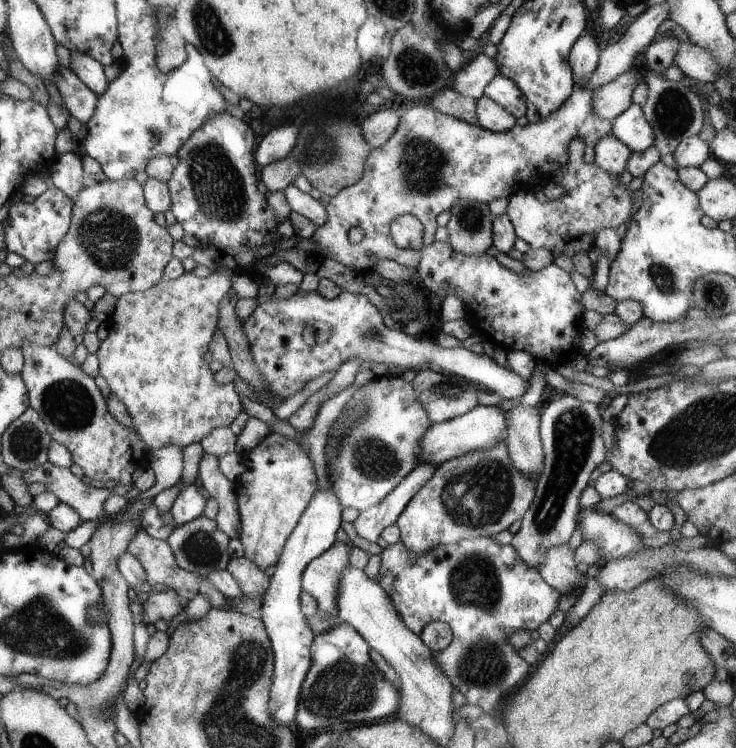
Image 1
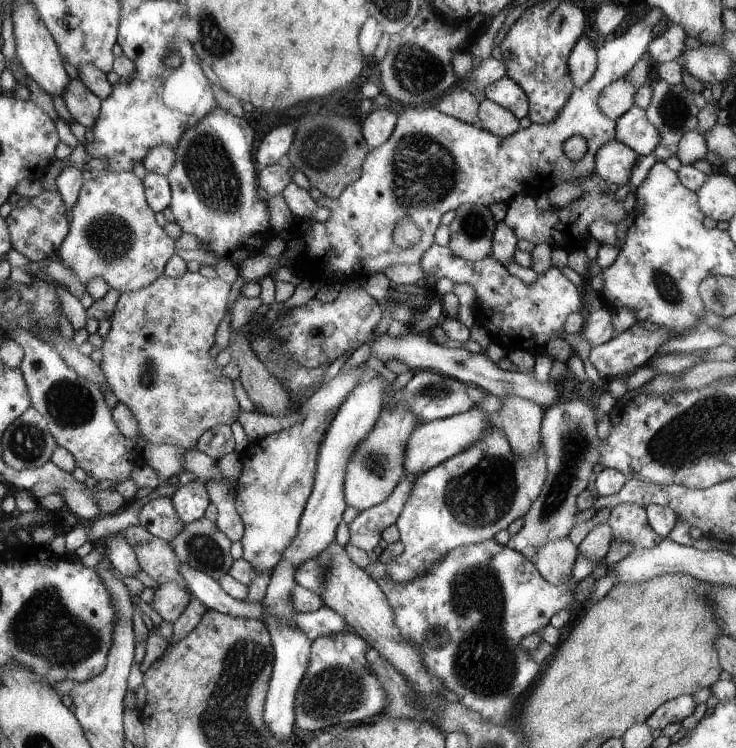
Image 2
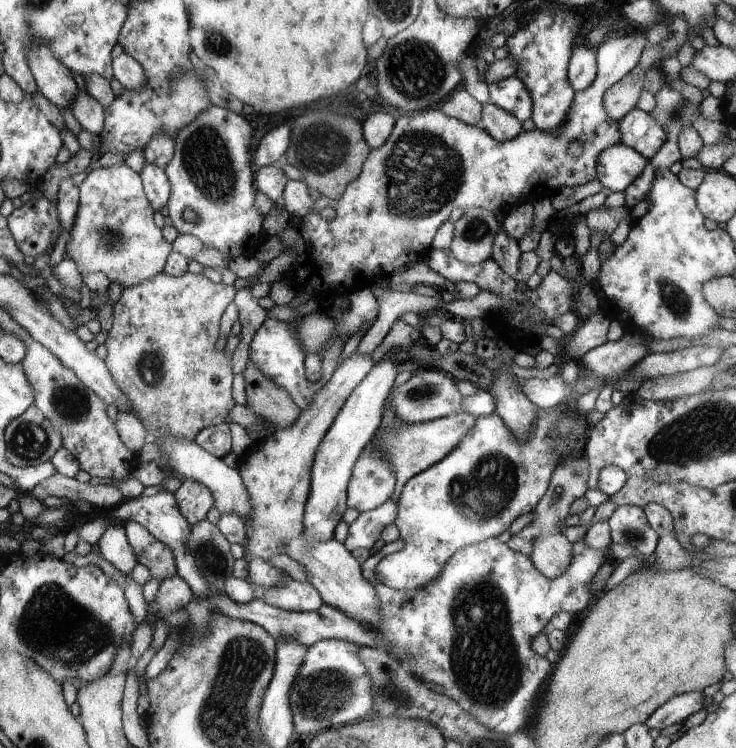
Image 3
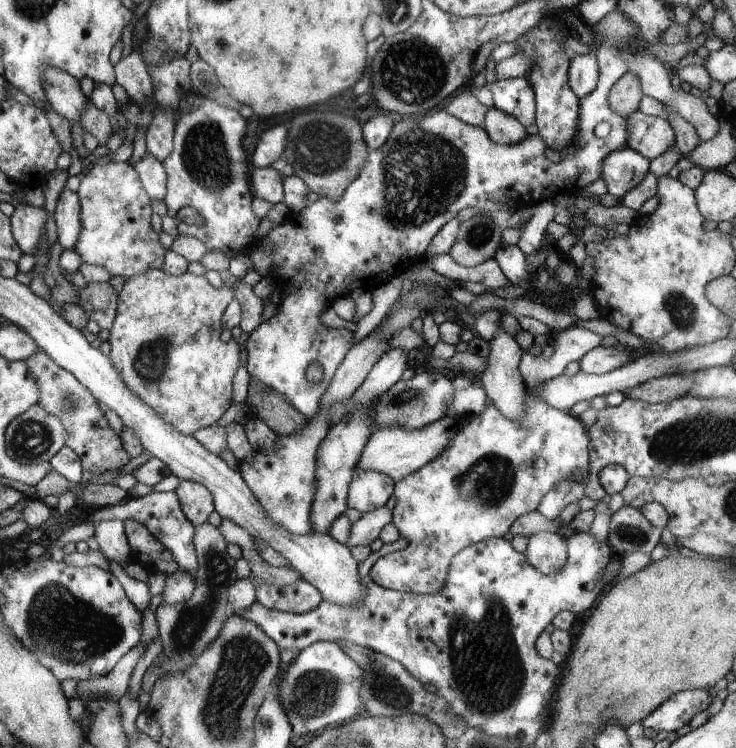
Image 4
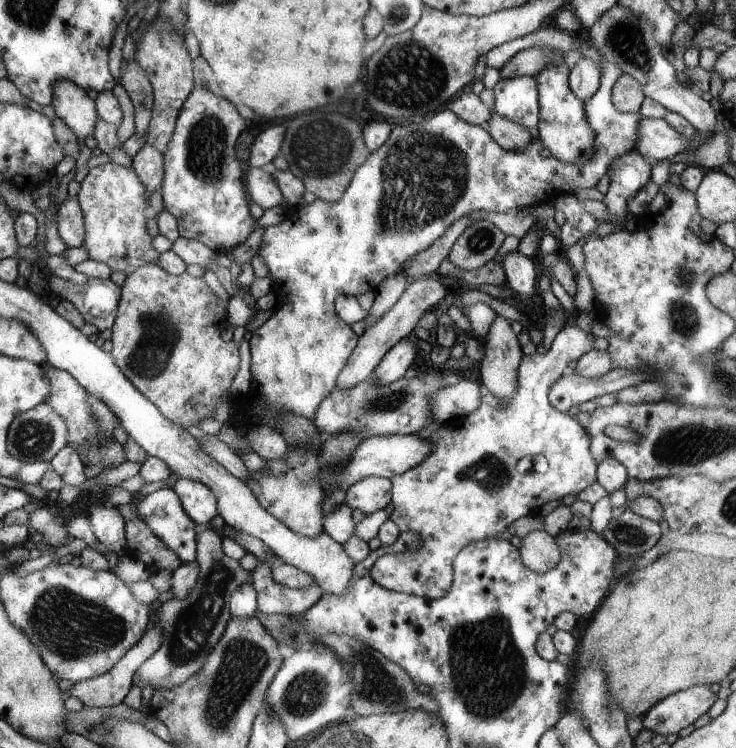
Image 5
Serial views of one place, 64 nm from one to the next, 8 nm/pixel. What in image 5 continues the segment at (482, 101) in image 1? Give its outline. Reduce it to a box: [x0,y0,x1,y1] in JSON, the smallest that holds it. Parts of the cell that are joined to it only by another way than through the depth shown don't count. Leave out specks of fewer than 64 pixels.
[487,111,533,150]

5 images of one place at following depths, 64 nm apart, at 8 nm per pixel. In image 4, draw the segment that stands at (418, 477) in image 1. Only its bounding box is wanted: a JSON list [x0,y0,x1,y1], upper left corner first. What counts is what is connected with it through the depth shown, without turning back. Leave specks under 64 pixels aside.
[348,505,392,548]

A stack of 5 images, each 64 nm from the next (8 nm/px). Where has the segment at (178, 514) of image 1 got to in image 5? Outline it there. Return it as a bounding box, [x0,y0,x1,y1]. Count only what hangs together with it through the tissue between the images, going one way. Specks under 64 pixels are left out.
[171,478,219,525]

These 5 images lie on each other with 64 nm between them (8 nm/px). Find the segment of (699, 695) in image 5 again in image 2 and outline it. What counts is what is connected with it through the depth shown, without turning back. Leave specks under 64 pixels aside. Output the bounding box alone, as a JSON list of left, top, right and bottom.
[645,696,696,730]

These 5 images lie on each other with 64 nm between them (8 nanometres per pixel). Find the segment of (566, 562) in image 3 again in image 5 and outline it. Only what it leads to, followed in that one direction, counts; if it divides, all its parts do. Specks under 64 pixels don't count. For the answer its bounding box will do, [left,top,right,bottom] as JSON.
[519,531,562,574]

